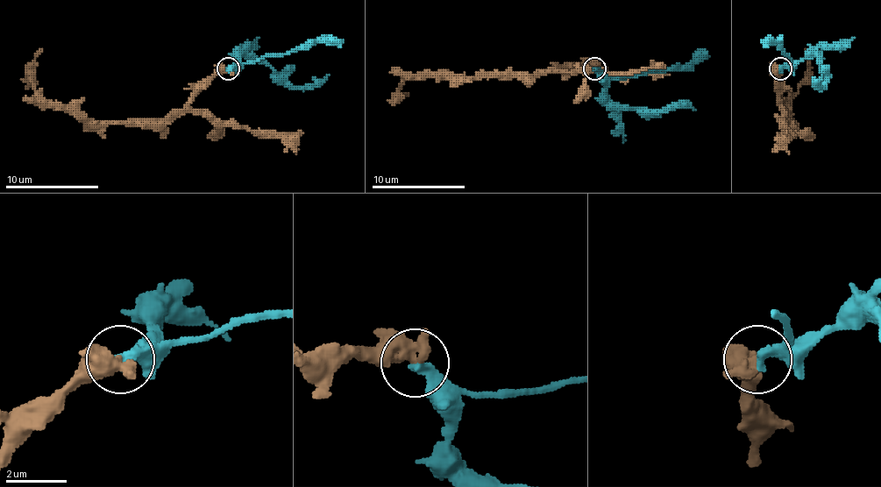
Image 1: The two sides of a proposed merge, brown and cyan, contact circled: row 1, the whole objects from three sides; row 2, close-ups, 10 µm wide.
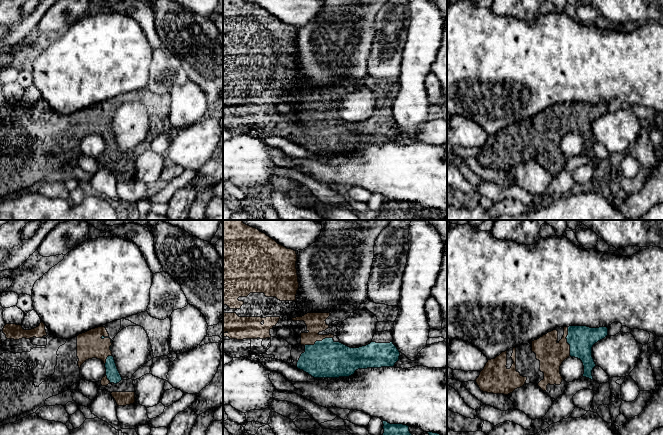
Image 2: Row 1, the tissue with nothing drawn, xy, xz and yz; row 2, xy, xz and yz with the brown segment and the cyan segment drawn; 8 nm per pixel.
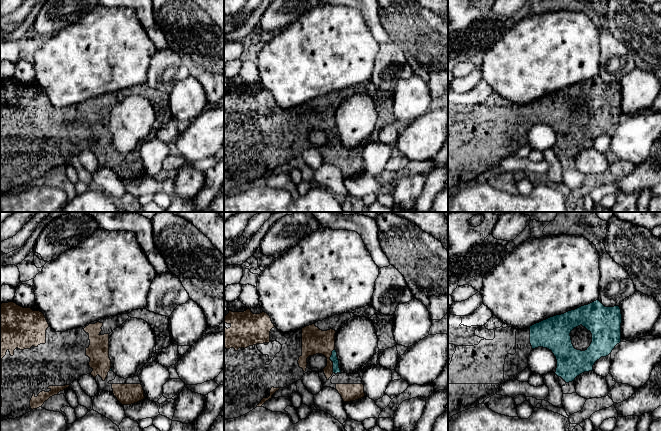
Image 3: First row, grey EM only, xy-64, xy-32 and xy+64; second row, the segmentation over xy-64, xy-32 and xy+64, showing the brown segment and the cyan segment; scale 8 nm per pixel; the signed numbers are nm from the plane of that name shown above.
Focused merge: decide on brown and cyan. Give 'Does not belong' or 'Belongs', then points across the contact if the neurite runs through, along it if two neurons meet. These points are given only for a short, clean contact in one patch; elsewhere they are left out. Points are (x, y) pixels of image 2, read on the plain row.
Belongs. Path across: xz (315, 98), (318, 116), (318, 124), (325, 135)

